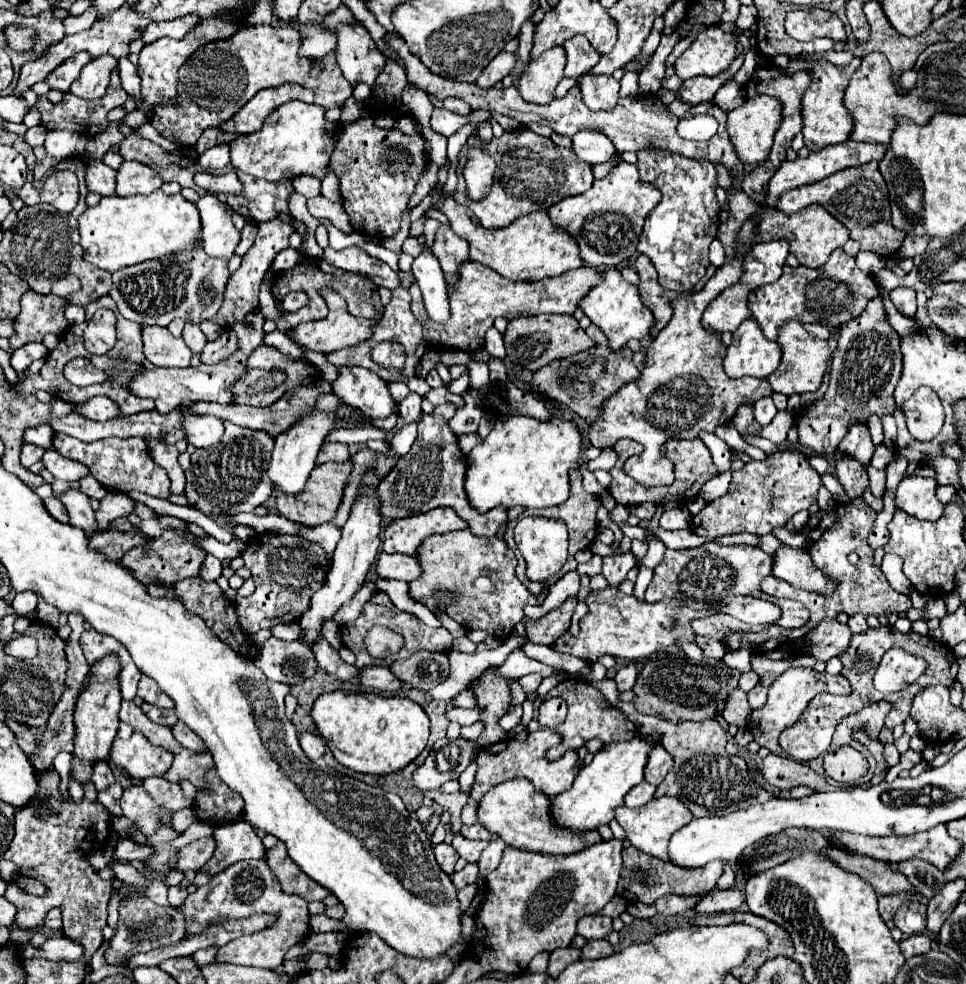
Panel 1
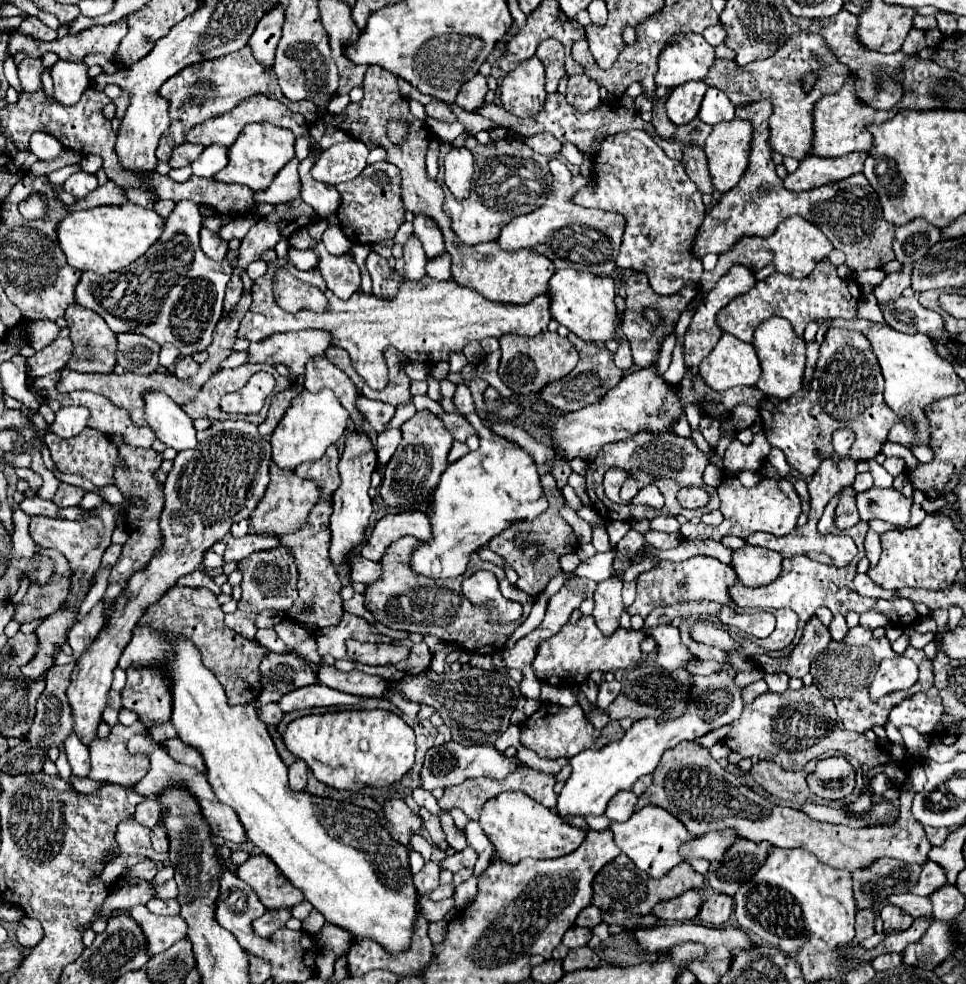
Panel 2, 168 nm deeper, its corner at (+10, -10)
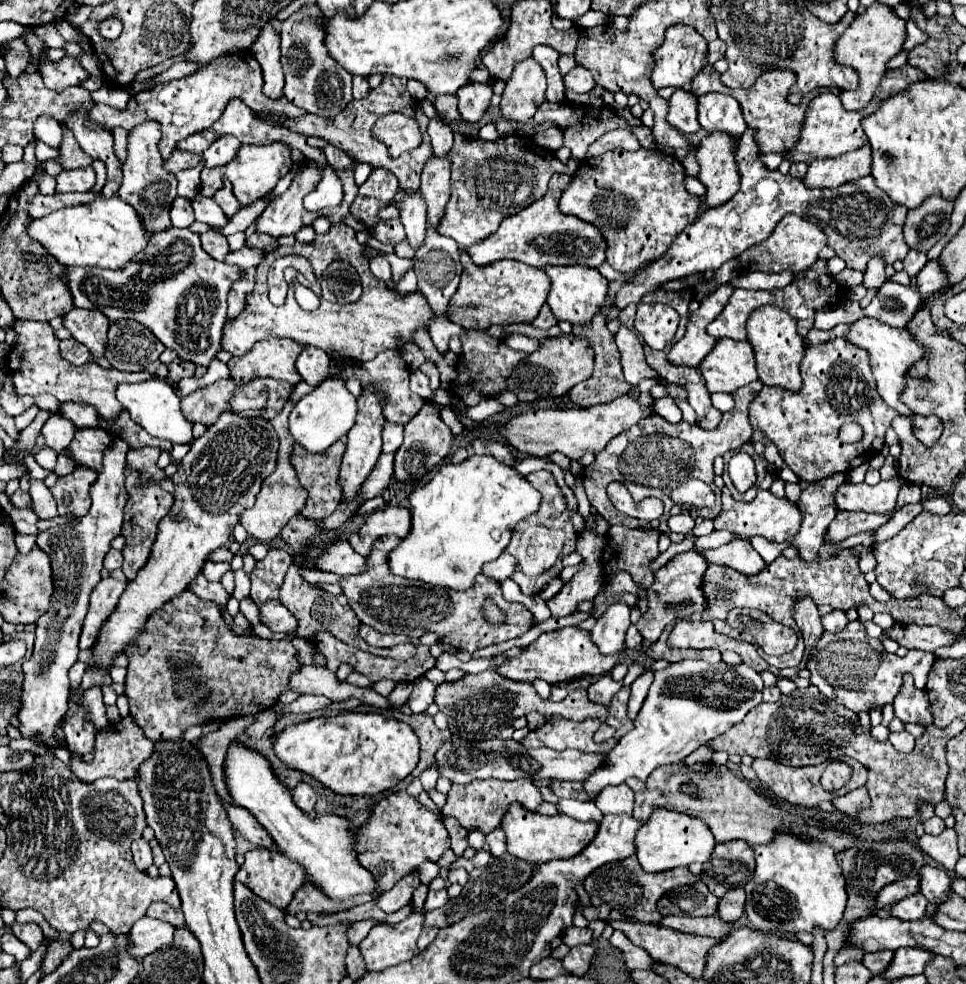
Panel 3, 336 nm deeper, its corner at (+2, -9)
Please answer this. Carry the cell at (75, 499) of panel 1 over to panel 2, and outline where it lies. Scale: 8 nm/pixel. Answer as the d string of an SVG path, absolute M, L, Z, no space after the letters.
M26 495L24 501L18 505L26 515L44 515L44 517L56 517L56 513L60 511L52 501L46 501L38 495Z

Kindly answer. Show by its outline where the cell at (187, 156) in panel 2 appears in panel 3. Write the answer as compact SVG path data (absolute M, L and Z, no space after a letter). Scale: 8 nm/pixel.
M174 150L172 156L166 160L166 170L176 174L180 170L186 170L186 168L194 168L202 162L202 154L196 154L196 152L182 152L182 150Z

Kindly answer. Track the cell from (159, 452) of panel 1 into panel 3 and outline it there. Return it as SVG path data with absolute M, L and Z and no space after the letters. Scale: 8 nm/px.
M126 468L126 490L128 490L128 502L124 508L124 526L122 526L122 534L126 536L126 546L122 550L124 554L124 564L122 564L122 572L126 574L128 580L136 578L136 572L144 566L144 562L148 560L148 552L156 540L156 532L158 532L158 522L168 514L168 510L172 508L172 494L162 490L160 486L142 486L140 484L142 472L134 472L132 468Z

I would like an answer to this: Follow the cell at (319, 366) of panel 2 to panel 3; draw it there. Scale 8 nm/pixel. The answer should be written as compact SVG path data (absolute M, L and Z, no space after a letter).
M306 346L304 352L296 360L296 368L298 368L302 380L314 388L318 384L322 384L324 378L334 378L334 376L330 376L330 366L332 366L330 356L326 356L326 352L322 352L316 346Z

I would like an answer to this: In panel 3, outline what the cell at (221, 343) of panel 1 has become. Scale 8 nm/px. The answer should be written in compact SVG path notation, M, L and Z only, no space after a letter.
M176 358L176 360L170 362L168 380L170 380L170 382L174 382L174 380L178 382L178 380L182 380L182 378L192 378L194 372L196 372L196 366L194 366L194 364L190 364L190 362L182 360L182 358Z

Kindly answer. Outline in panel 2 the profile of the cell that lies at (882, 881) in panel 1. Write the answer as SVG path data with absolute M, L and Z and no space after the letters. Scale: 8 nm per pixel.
M904 893L904 895L890 895L888 901L894 903L896 907L904 909L904 911L906 911L908 915L912 915L914 919L918 919L918 917L932 919L932 917L934 917L932 905L930 905L930 899L928 899L928 897L912 897L912 895Z

